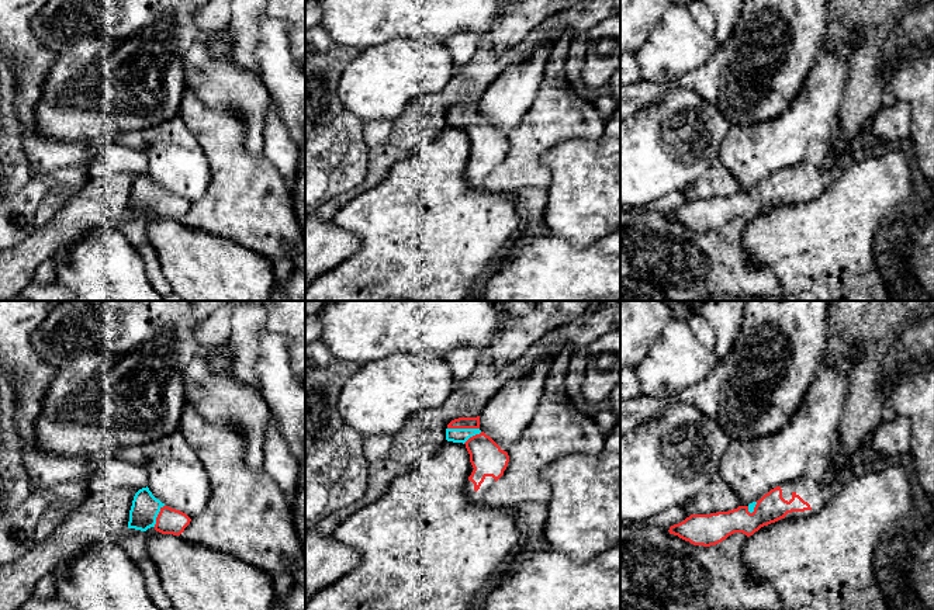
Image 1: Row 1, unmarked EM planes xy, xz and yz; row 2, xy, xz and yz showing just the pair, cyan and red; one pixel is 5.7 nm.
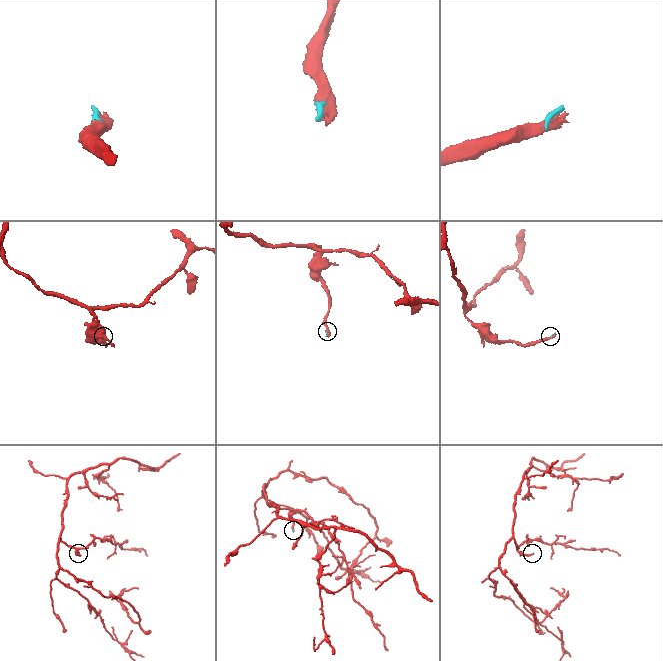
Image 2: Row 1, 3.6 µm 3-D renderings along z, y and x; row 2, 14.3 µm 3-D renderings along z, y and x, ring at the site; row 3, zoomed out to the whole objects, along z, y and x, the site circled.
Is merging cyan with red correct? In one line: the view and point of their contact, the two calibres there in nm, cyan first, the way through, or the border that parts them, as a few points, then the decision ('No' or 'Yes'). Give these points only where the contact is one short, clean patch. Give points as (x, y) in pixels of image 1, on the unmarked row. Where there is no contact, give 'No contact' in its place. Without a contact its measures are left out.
Touches cyan at xz (463, 114). Thickness 80 nm (cyan) against 60 nm. Path across: xz (452, 120), (463, 114), (462, 107). Yes

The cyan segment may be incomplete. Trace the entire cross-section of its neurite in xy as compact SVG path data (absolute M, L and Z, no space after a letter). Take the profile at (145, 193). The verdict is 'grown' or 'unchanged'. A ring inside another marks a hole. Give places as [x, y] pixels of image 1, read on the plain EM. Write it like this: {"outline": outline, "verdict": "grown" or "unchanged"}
{"outline": "M149 173L139 174L129 195L128 214L146 216L153 212L162 219L180 221L191 204L156 184Z", "verdict": "grown"}

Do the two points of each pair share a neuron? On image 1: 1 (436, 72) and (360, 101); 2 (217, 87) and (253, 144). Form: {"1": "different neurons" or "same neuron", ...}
{"1": "same neuron", "2": "same neuron"}

